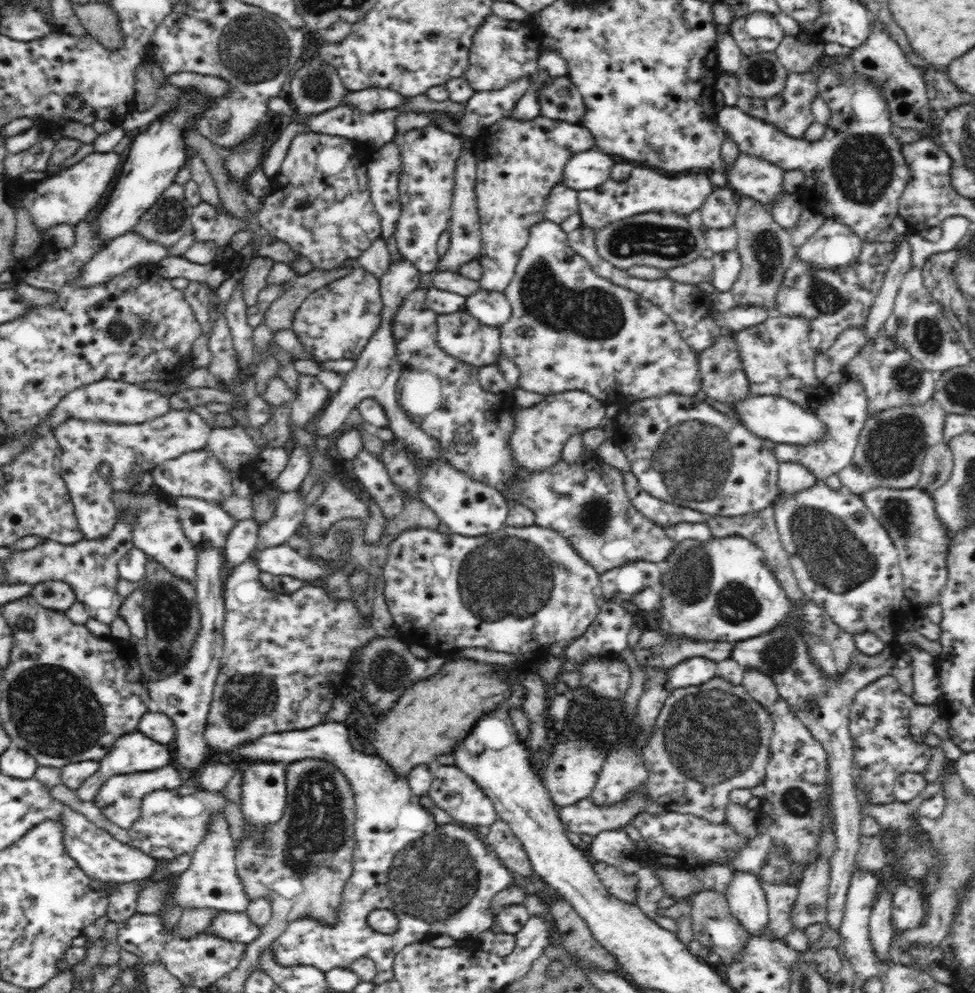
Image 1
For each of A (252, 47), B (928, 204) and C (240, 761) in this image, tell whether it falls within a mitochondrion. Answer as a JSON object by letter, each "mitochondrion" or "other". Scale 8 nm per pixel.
{"A":"mitochondrion","B":"other","C":"other"}

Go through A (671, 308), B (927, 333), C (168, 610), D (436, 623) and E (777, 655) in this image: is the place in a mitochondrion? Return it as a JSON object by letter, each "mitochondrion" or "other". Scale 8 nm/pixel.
{"A":"other","B":"mitochondrion","C":"mitochondrion","D":"other","E":"mitochondrion"}

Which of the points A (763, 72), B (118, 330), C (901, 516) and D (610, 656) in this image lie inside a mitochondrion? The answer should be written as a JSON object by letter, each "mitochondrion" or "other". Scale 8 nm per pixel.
{"A":"mitochondrion","B":"mitochondrion","C":"mitochondrion","D":"other"}

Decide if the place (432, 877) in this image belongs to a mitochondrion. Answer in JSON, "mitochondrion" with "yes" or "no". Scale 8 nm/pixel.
{"mitochondrion":"yes"}

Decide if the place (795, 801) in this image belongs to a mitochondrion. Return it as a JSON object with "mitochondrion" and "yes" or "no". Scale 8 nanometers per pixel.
{"mitochondrion":"yes"}

